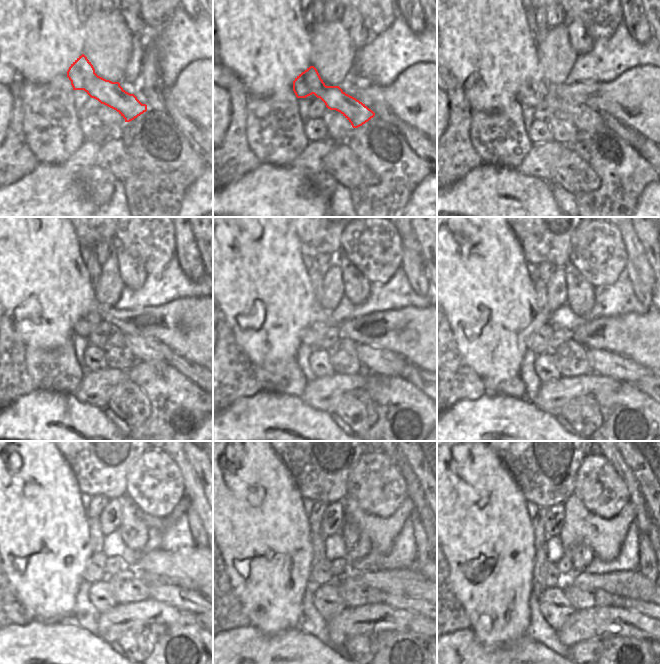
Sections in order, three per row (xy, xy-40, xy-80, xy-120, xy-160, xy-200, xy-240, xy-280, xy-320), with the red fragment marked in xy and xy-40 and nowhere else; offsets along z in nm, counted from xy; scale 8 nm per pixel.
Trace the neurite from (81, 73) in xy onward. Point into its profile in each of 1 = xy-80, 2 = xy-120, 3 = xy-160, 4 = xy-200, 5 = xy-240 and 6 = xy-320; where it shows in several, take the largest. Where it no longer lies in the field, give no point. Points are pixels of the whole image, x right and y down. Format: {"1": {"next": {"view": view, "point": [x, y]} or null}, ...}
{"1": {"next": {"view": "xy-80", "point": [585, 119]}}, "2": {"next": {"view": "xy-120", "point": [143, 349]}}, "3": {"next": {"view": "xy-160", "point": [379, 362]}}, "4": {"next": {"view": "xy-200", "point": [602, 362]}}, "5": {"next": {"view": "xy-240", "point": [185, 600]}}, "6": {"next": {"view": "xy-320", "point": [640, 606]}}}

